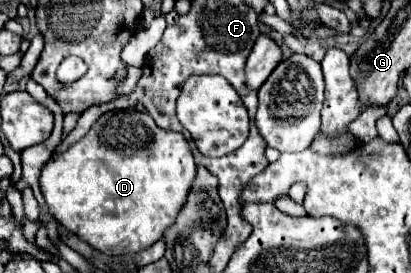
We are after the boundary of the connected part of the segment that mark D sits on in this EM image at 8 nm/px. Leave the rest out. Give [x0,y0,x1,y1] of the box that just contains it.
[39,110,195,256]

